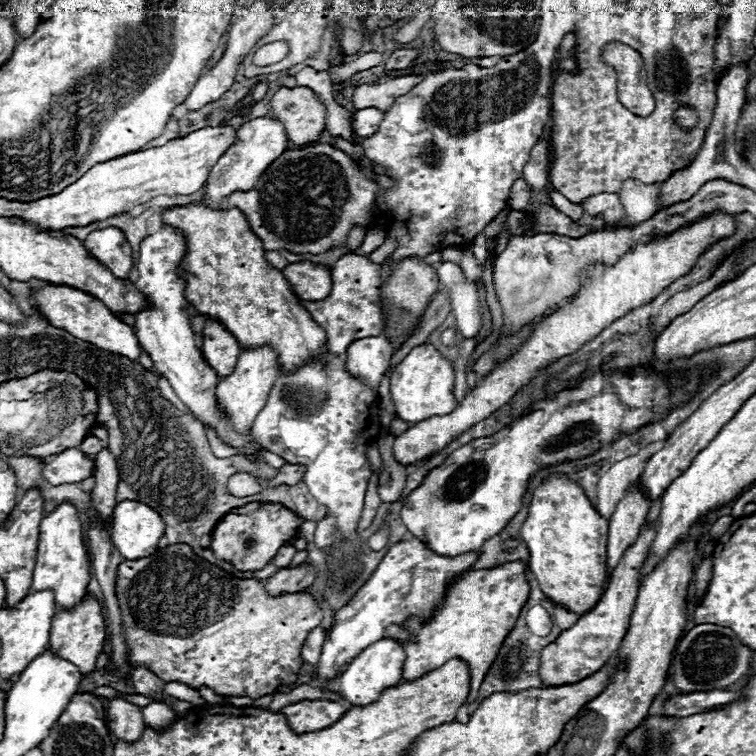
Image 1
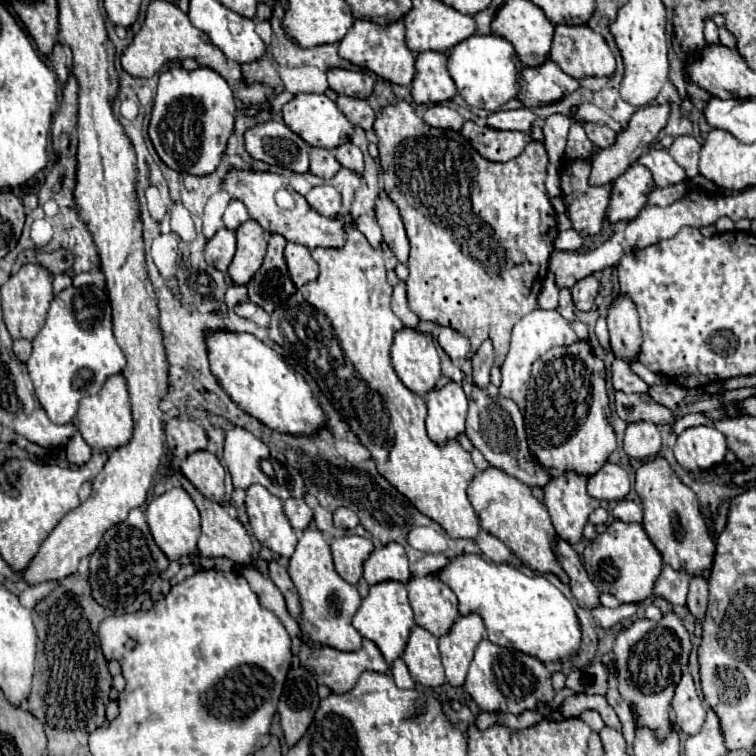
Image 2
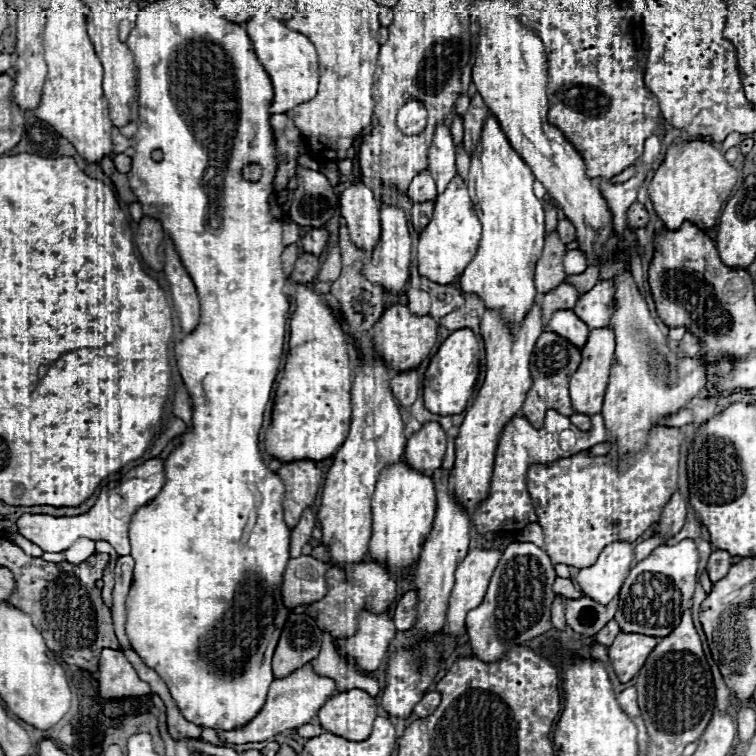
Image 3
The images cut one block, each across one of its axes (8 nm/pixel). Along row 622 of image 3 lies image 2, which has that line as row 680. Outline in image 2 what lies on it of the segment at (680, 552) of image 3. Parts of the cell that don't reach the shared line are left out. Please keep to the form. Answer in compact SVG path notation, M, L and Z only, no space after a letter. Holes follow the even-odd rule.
M674 612L662 616L658 622L640 618L632 622L630 628L622 630L614 642L618 690L638 714L640 724L654 728L660 738L664 738L670 730L670 702L674 688L686 670L690 648L690 636Z

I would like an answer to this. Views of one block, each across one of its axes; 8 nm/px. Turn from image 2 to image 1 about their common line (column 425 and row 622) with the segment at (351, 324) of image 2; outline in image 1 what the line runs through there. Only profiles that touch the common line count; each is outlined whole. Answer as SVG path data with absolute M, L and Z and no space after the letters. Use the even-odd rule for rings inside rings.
M522 562L504 564L502 568L486 568L486 570L480 570L480 572L468 572L464 576L456 578L452 584L448 584L444 602L434 610L432 618L426 624L420 624L418 618L414 618L414 616L410 616L410 620L400 624L408 634L414 636L414 642L412 640L398 640L404 648L404 652L406 652L406 660L404 660L404 666L402 666L402 680L410 682L410 680L422 678L428 672L446 664L448 660L460 658L470 668L468 704L472 704L478 698L478 688L480 688L480 684L486 676L486 668L490 668L490 664L494 662L494 656L498 654L498 648L502 646L502 640L506 638L506 632L510 632L510 628L514 628L516 618L520 614L520 608L528 600L528 594L530 594L528 580L522 580Z

